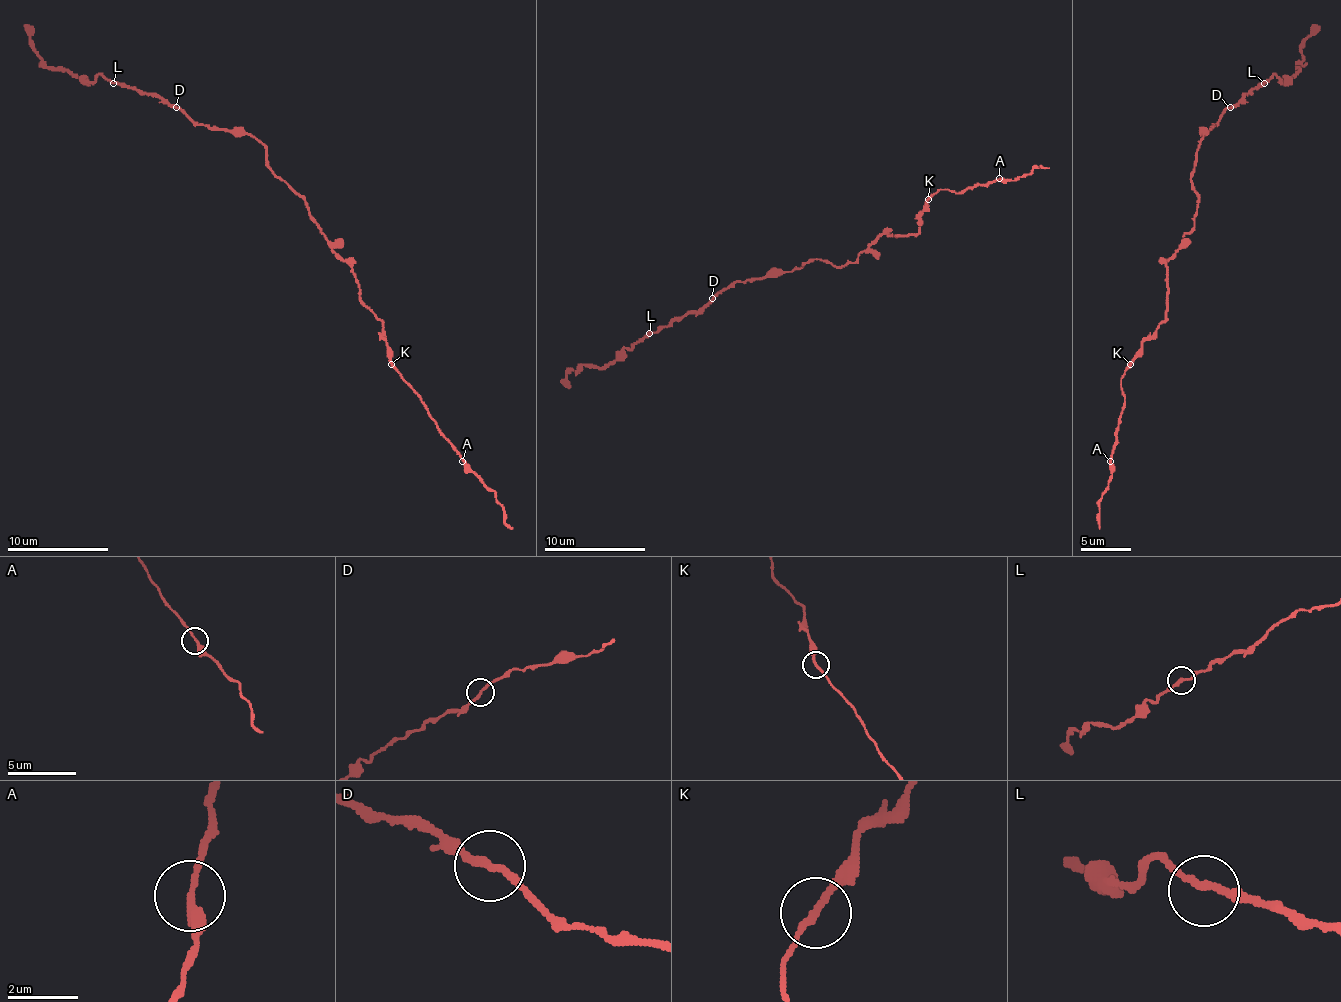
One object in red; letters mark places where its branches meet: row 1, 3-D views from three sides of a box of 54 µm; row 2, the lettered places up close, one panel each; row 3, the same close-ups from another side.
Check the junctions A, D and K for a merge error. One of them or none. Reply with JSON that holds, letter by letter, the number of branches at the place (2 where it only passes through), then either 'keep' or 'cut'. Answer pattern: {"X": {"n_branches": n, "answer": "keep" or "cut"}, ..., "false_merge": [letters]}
{"A": {"n_branches": 2, "answer": "keep"}, "D": {"n_branches": 2, "answer": "keep"}, "K": {"n_branches": 2, "answer": "keep"}, "false_merge": []}

